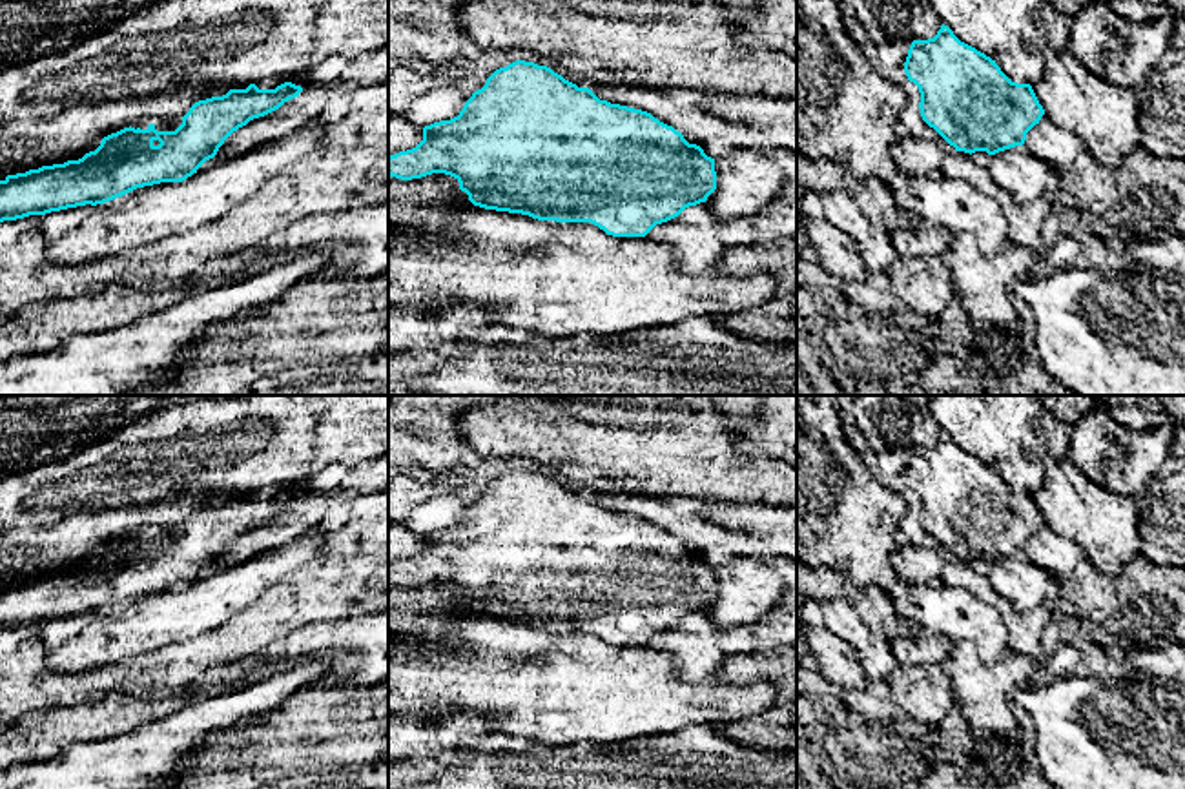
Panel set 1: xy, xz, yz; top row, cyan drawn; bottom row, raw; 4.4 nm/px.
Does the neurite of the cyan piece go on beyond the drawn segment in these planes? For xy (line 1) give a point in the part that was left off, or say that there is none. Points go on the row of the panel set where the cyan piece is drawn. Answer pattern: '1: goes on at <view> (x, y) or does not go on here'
1: does not go on here

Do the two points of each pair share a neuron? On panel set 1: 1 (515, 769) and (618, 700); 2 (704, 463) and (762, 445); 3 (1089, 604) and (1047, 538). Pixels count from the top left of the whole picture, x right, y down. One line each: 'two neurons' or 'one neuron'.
1: two neurons
2: two neurons
3: two neurons

